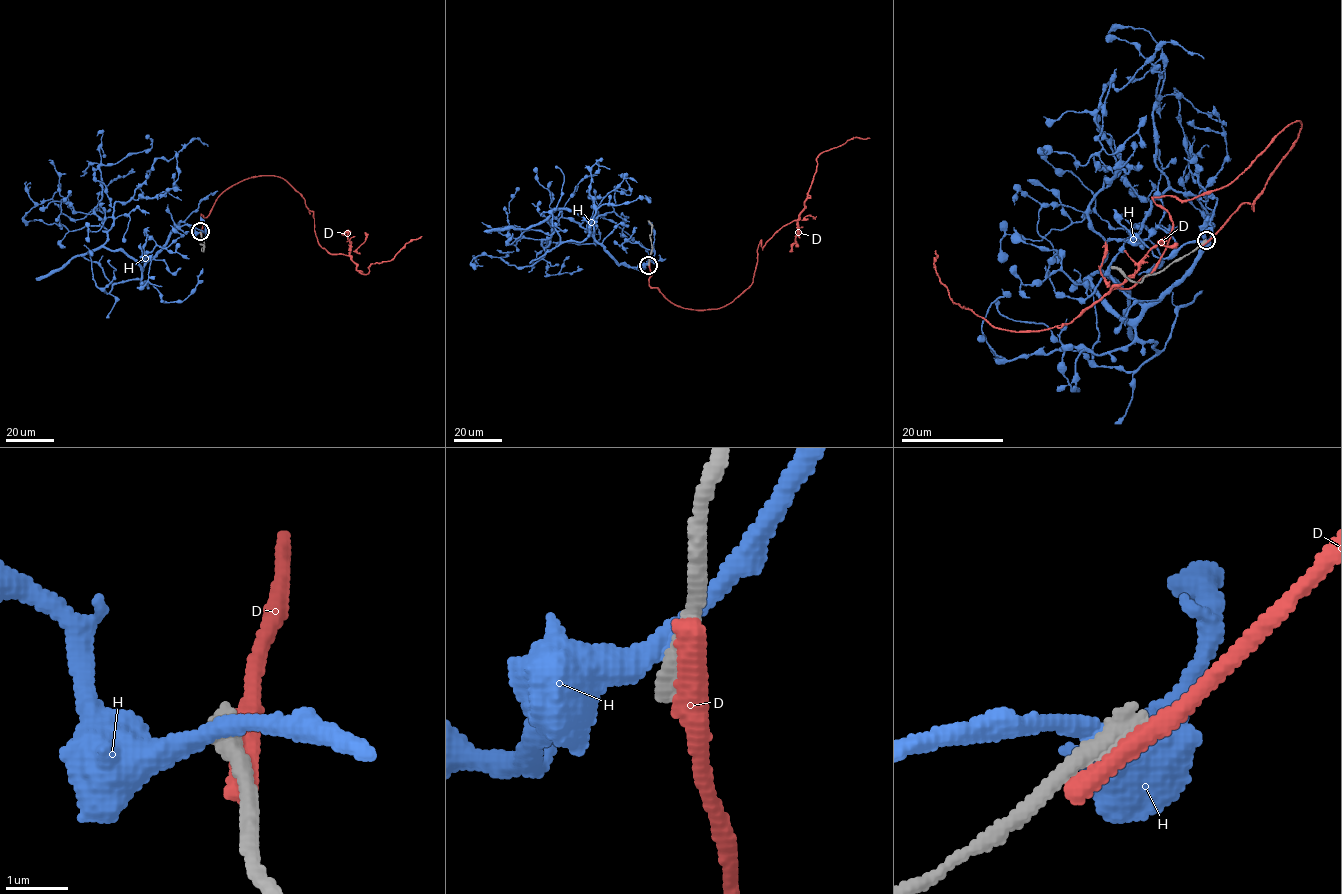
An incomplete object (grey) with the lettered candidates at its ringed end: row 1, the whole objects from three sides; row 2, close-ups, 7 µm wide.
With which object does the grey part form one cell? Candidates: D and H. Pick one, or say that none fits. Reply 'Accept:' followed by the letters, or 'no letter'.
Accept: no letter

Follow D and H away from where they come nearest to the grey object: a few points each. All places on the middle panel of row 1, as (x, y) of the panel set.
D: (649, 264), (649, 285), (673, 304), (732, 302), (752, 282), (760, 241), (798, 217), (816, 157), (869, 138)
H: (648, 264), (619, 264), (581, 216), (551, 214), (613, 220), (656, 264)

